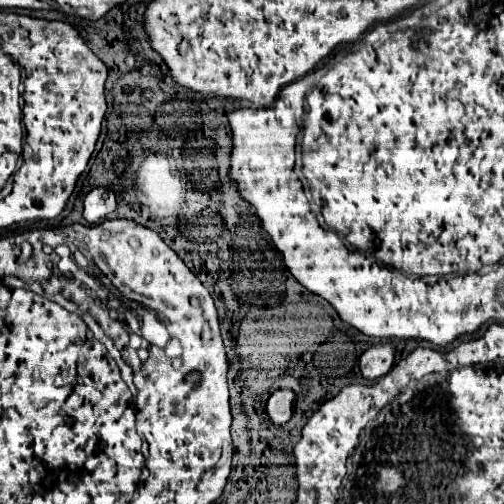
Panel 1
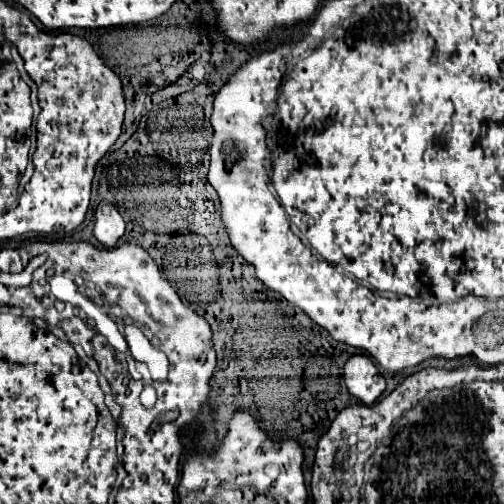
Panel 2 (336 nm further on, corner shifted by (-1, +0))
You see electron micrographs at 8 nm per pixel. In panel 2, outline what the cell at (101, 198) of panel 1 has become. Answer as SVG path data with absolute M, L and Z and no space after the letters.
M100 203L94 211L94 237L104 247L114 247L124 235L124 219L112 203Z

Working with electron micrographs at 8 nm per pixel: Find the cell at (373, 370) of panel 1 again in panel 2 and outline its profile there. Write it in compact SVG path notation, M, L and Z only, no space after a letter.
M352 355L348 359L344 365L344 381L348 391L366 405L372 405L386 387L382 373L376 369L368 355Z

